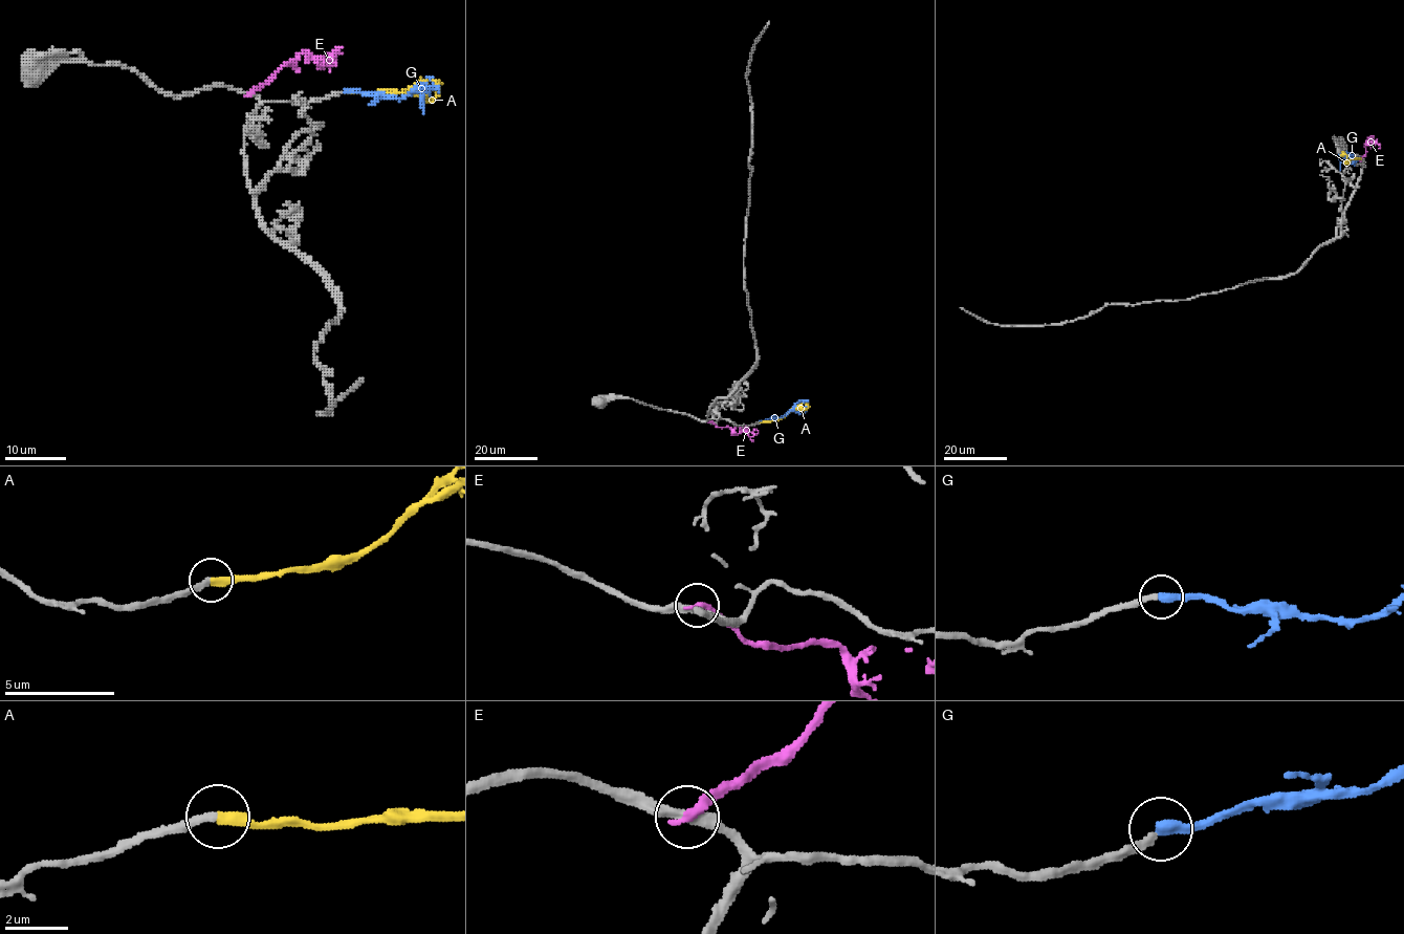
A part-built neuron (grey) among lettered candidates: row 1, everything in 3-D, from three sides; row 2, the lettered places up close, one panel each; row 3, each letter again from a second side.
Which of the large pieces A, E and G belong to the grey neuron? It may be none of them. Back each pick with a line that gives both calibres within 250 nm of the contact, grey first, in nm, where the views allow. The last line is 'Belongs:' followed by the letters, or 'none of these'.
A: Thickness 260 nm (grey) against 400 nm
Belongs: A

